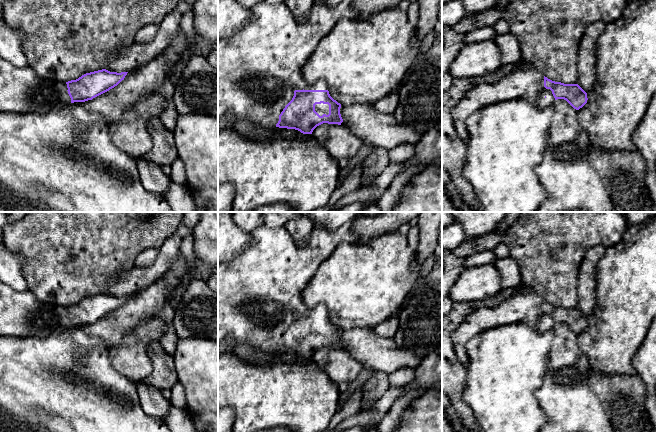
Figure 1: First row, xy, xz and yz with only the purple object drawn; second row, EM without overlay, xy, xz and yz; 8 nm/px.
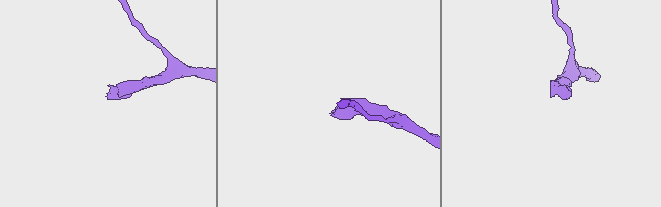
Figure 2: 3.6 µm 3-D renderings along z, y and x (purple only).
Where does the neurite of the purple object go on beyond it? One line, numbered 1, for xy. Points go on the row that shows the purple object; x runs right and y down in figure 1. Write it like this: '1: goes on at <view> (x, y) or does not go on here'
1: goes on at xy (22, 90)

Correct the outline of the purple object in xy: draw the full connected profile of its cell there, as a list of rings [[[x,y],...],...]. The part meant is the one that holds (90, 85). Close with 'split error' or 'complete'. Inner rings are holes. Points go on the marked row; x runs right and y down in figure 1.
[[[0,58],[0,112],[45,115],[74,102],[85,102],[117,86],[128,72],[106,69],[61,82],[41,78],[30,66],[15,67]]] | split error

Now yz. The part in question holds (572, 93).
[[[526,62],[522,67],[510,72],[495,83],[479,84],[467,91],[452,110],[452,120],[456,134],[465,144],[468,144],[467,121],[469,117],[481,108],[513,99],[530,101],[539,109],[552,106],[557,99],[564,99],[576,110],[582,108],[588,100],[587,93],[578,84],[564,84],[552,81],[543,76],[533,64]]] | split error

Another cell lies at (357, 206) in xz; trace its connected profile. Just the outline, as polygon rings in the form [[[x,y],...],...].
[[[355,202],[331,212],[361,212],[365,205],[363,202]]]

